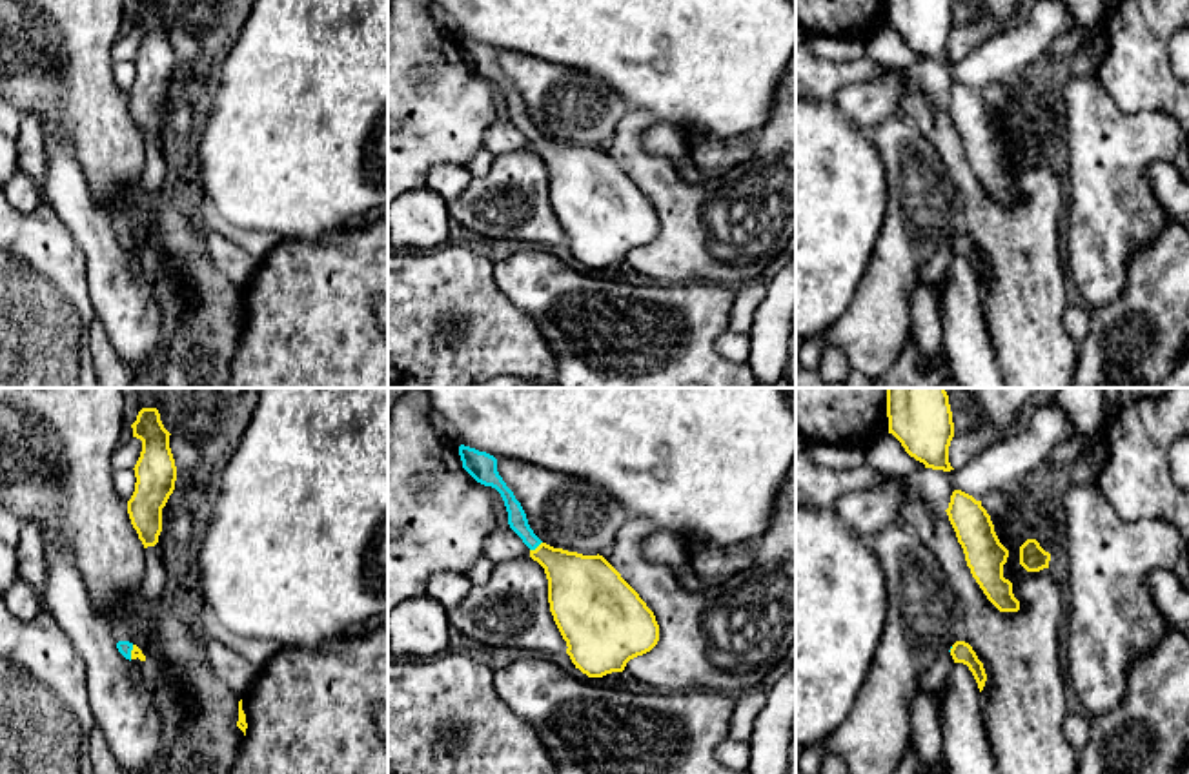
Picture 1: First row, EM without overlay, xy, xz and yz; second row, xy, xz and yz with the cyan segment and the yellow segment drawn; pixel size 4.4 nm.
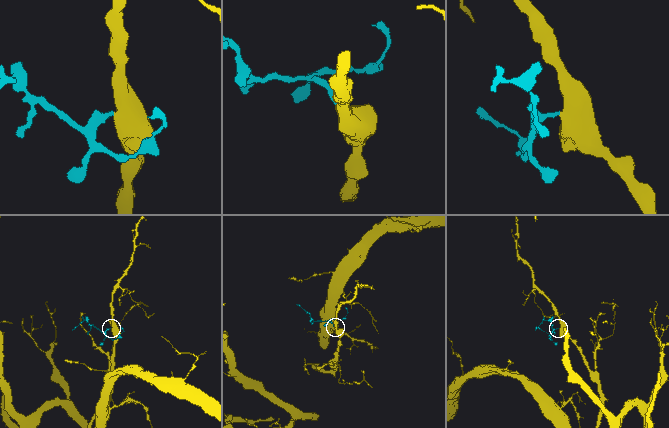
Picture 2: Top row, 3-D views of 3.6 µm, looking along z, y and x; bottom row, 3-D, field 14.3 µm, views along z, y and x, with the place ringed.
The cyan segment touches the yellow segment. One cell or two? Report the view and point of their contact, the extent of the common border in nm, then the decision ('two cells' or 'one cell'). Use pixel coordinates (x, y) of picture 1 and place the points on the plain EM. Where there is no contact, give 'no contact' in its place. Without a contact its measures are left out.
meets cyan in xz at (536, 139); contact 70 nm long; one cell

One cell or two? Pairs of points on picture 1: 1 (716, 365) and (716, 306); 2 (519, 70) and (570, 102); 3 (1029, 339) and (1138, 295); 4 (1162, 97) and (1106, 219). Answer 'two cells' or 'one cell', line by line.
1: one cell
2: one cell
3: two cells
4: two cells

